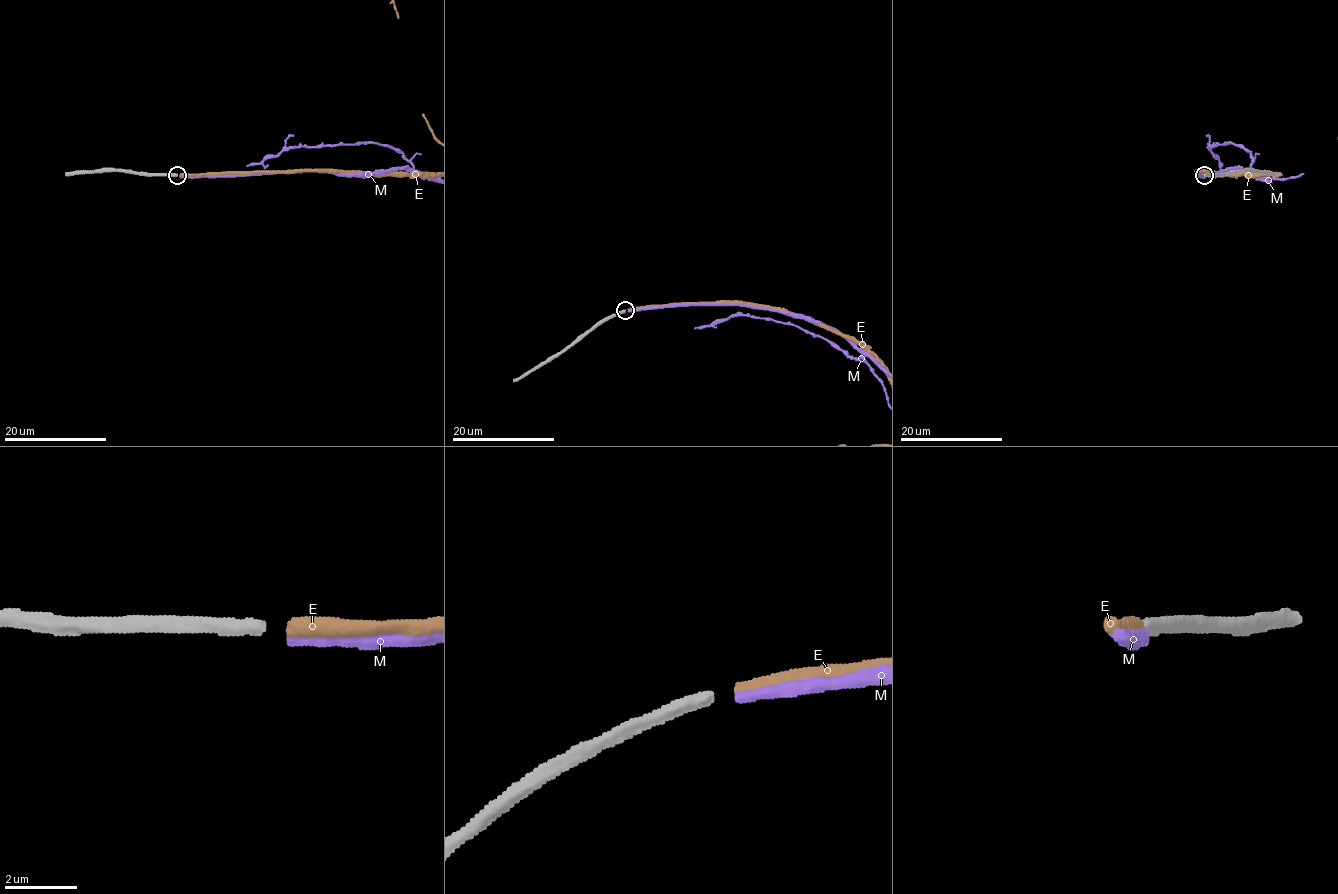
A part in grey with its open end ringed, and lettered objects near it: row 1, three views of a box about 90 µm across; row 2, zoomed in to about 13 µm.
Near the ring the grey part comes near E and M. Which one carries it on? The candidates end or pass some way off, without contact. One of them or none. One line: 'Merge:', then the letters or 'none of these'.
Merge: E

